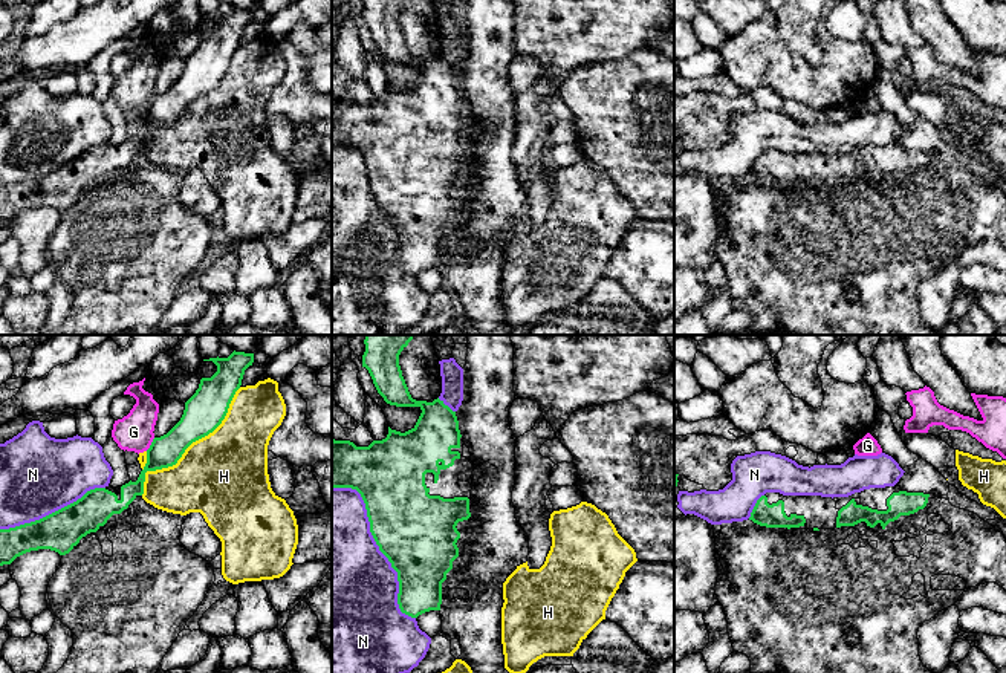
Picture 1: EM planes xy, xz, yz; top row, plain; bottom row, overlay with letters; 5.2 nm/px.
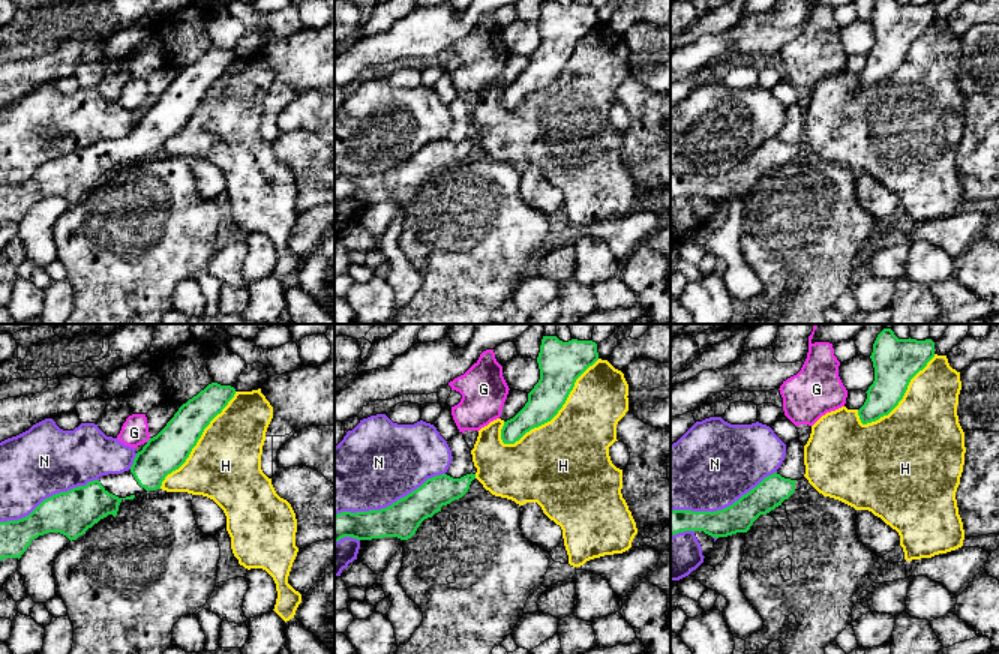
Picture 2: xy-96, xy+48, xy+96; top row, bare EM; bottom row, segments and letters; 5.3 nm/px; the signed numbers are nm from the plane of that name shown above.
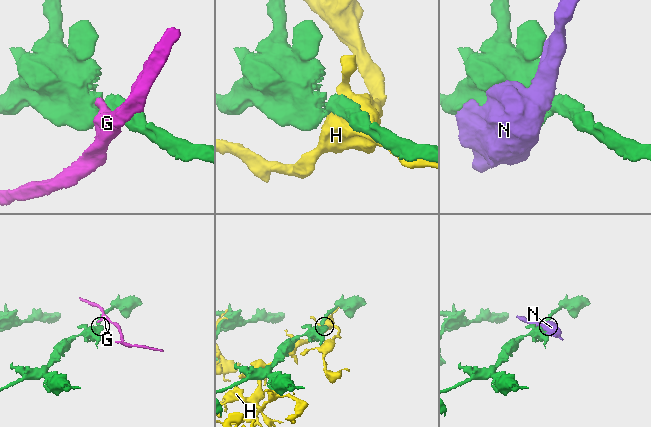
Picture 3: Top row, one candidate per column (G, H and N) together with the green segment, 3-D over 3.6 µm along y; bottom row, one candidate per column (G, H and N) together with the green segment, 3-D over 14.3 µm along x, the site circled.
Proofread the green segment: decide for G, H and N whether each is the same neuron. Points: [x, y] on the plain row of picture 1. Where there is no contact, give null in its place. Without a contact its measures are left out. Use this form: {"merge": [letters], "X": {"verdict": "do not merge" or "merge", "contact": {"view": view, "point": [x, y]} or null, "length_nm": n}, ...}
{"merge": [], "G": {"verdict": "do not merge", "contact": {"view": "xy", "point": [152, 101]}, "length_nm": 90}, "H": {"verdict": "do not merge", "contact": {"view": "xy", "point": [188, 103]}, "length_nm": 750}, "N": {"verdict": "do not merge", "contact": {"view": "xz", "point": [378, 202]}, "length_nm": 800}}

